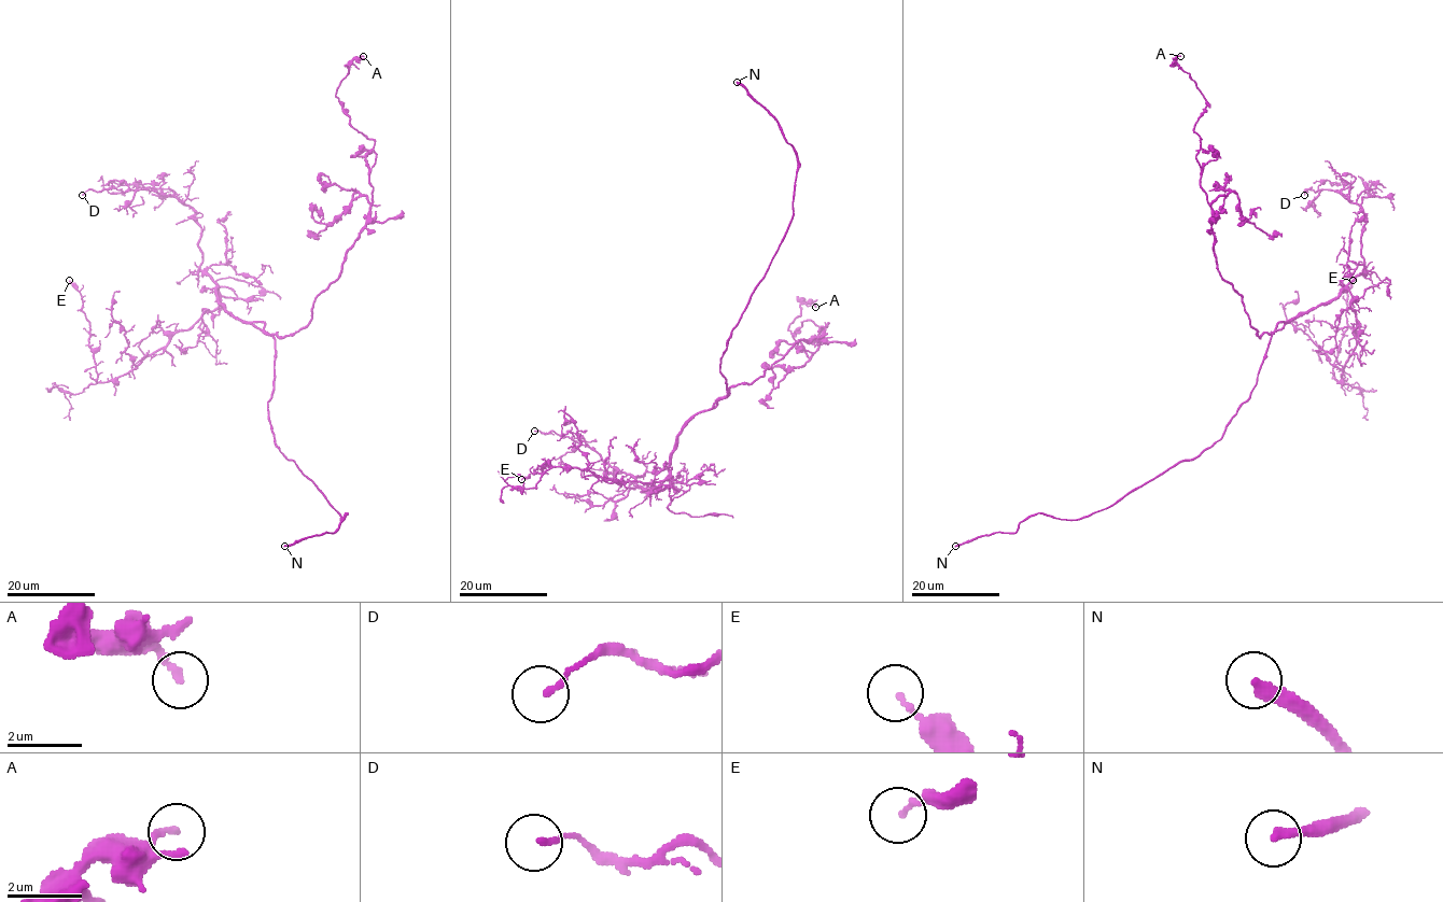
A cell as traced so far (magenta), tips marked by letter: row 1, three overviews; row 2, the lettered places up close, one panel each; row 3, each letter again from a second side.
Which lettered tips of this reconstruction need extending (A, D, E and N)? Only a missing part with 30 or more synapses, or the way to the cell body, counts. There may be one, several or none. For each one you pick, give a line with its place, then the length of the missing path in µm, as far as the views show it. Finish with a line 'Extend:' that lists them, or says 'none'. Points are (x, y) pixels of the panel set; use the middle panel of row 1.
N: at (737, 82); about 10 µm are missing
Extend: N

